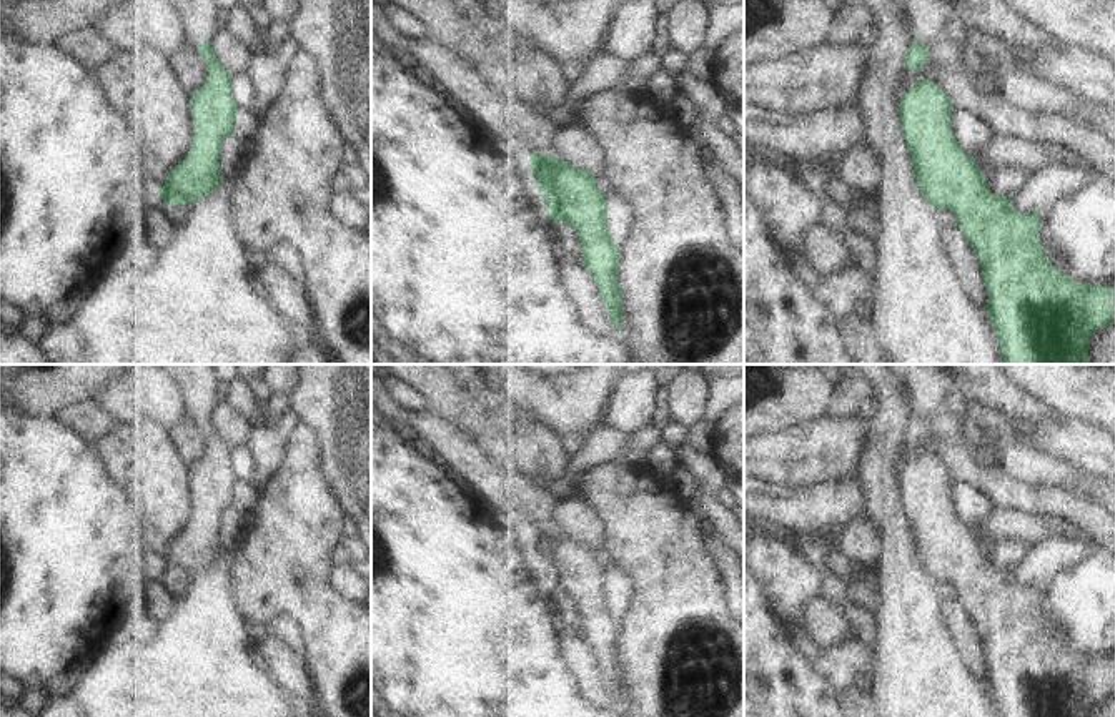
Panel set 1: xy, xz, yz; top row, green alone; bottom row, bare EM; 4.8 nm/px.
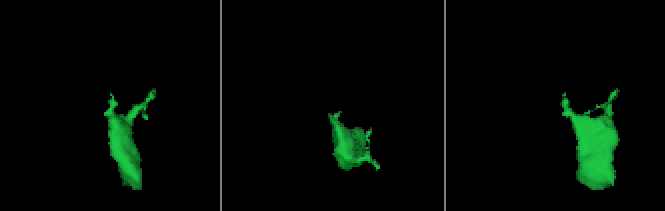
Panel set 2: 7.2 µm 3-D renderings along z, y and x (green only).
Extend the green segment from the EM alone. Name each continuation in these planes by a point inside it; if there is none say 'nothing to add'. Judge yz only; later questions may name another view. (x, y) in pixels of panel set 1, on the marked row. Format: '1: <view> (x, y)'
nothing to add

